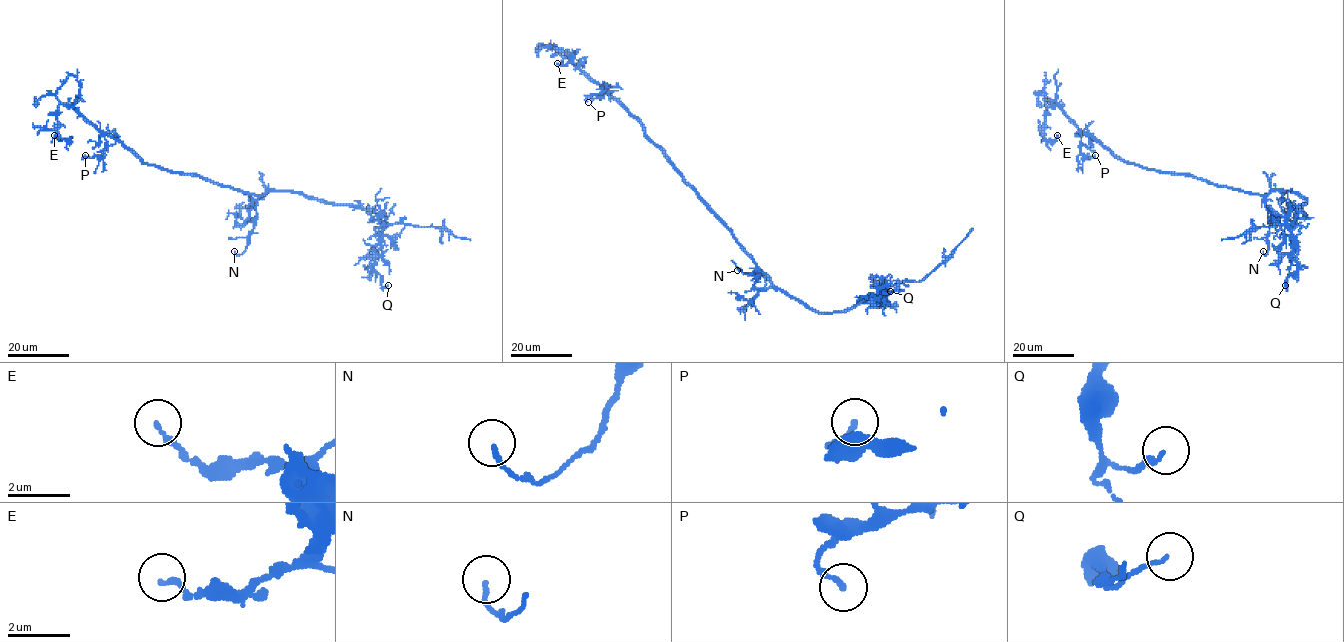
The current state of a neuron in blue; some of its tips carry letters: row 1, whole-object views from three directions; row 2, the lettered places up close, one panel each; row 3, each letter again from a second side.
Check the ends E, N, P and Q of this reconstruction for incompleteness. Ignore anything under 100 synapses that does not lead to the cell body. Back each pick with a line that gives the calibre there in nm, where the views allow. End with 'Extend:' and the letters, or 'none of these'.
Extend: none of these

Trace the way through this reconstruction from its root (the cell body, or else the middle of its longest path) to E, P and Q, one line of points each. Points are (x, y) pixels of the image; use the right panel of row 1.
E: (1222, 187), (1120, 160), (1084, 134), (1058, 107), (1049, 105), (1043, 135), (1052, 141), (1058, 139), (1057, 135)
P: (1222, 187), (1191, 176), (1149, 170), (1120, 160), (1091, 137), (1080, 132), (1080, 152), (1088, 157), (1095, 155)
Q: (1222, 187), (1262, 195), (1288, 190), (1305, 199), (1288, 217), (1298, 269), (1289, 274), (1285, 285)

